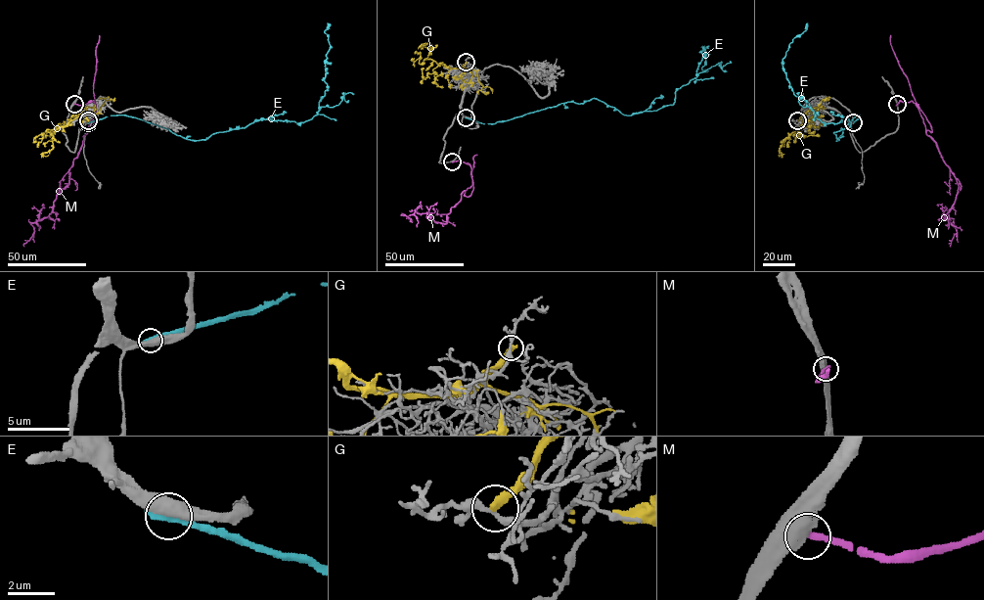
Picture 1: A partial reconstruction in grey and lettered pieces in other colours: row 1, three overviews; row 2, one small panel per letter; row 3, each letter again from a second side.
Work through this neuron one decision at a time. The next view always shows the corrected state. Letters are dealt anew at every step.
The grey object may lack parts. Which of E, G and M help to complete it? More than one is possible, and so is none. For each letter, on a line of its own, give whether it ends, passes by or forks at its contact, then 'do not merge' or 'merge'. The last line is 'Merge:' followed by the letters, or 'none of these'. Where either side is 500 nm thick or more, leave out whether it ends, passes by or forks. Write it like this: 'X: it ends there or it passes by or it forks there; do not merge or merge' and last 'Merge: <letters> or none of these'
E: do not merge
G: it ends there; do not merge
M: it ends there; do not merge
Merge: none of these

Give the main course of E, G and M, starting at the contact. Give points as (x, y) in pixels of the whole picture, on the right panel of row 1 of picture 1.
E: (853, 122), (837, 140), (833, 132), (851, 122), (823, 122), (789, 85), (782, 62), (806, 23)
G: (797, 120), (803, 115), (799, 126), (779, 148), (779, 155)
M: (897, 104), (912, 101), (917, 109), (926, 133), (959, 184), (948, 212), (948, 221), (957, 232), (950, 247)

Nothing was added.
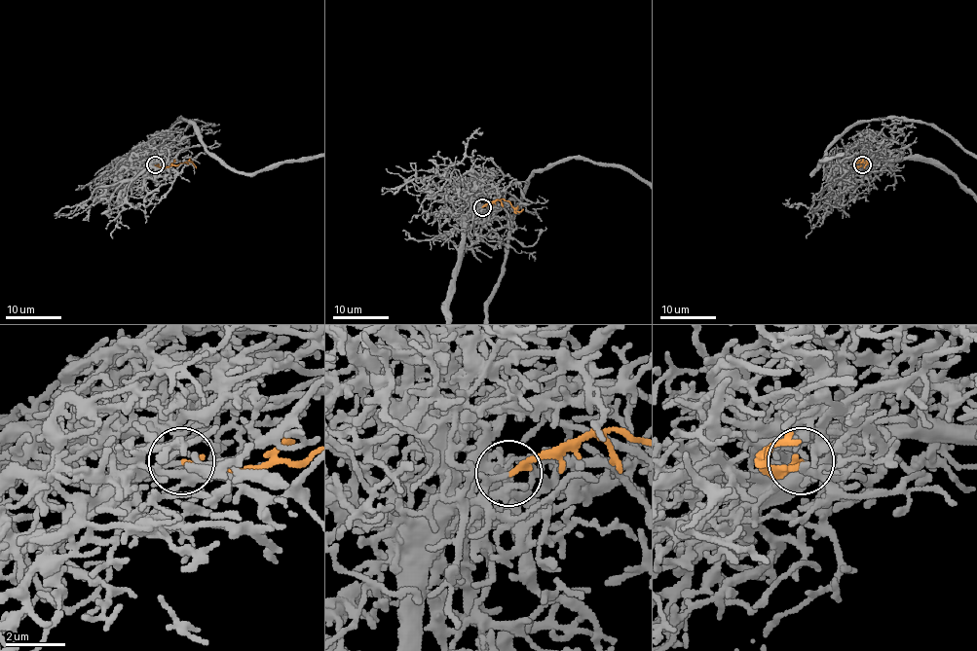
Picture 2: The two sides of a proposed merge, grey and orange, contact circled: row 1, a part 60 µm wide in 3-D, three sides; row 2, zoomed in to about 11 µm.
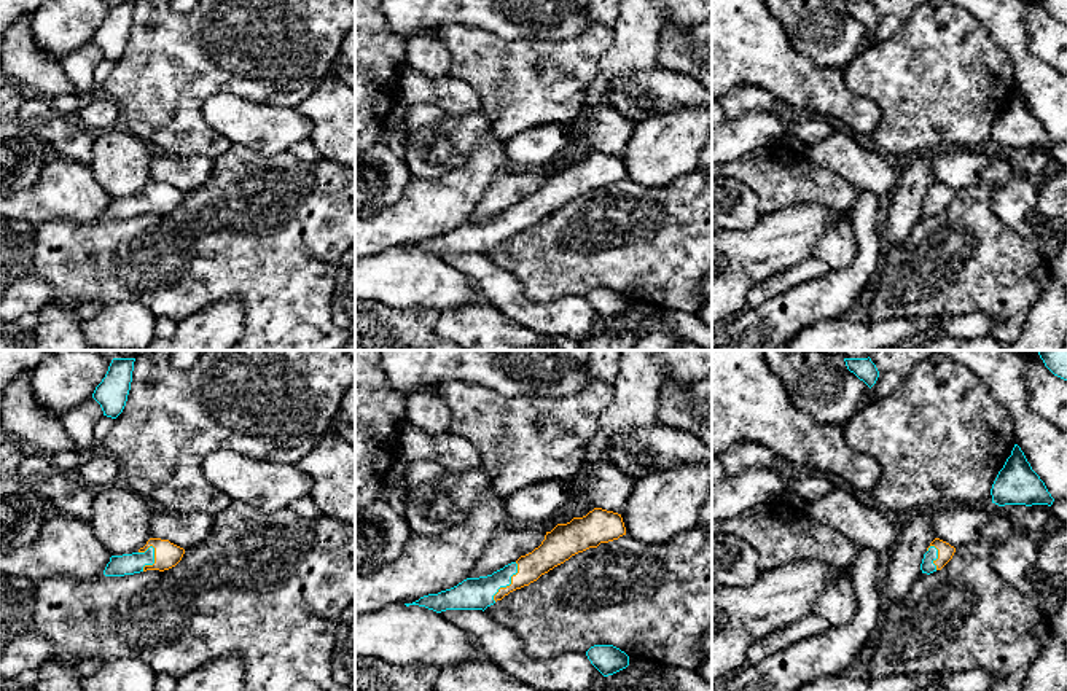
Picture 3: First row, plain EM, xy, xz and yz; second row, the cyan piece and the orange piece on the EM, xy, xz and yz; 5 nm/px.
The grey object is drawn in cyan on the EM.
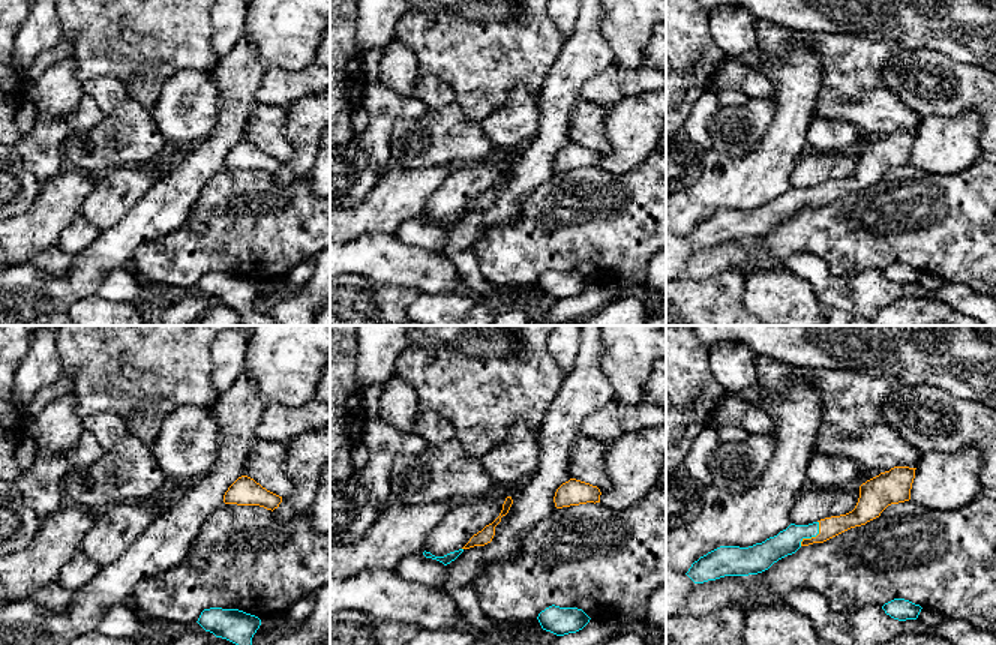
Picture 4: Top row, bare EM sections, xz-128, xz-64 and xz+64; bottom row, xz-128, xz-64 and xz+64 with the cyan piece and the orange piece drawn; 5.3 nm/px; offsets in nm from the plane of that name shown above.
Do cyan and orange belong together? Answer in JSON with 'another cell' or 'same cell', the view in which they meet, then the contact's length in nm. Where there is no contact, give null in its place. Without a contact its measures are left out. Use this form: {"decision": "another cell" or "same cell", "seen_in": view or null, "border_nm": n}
{"decision": "same cell", "seen_in": "xz", "border_nm": 240}

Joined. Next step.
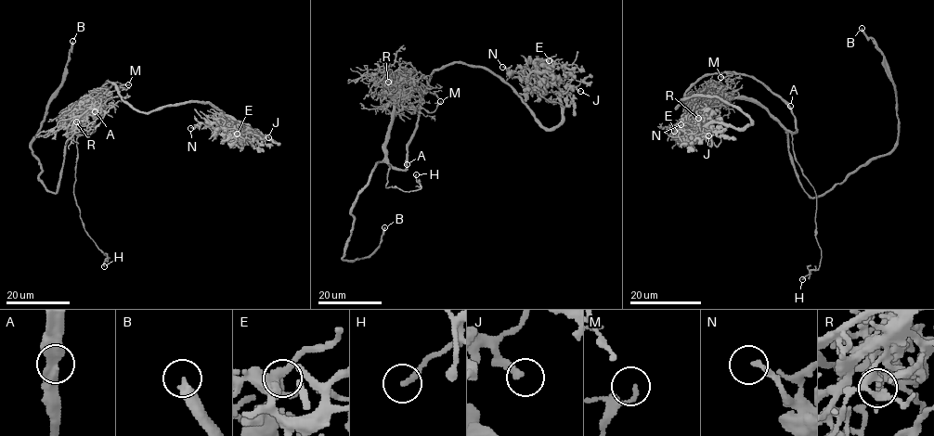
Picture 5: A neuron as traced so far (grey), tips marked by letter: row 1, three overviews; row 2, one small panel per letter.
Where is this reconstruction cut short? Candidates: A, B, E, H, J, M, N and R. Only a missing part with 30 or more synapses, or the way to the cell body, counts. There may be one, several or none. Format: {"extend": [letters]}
{"extend": ["B", "J"]}

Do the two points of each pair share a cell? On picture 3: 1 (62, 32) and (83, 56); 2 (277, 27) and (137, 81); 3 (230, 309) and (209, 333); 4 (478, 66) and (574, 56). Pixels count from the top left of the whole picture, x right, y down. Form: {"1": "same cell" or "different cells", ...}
{"1": "different cells", "2": "same cell", "3": "same cell", "4": "same cell"}

